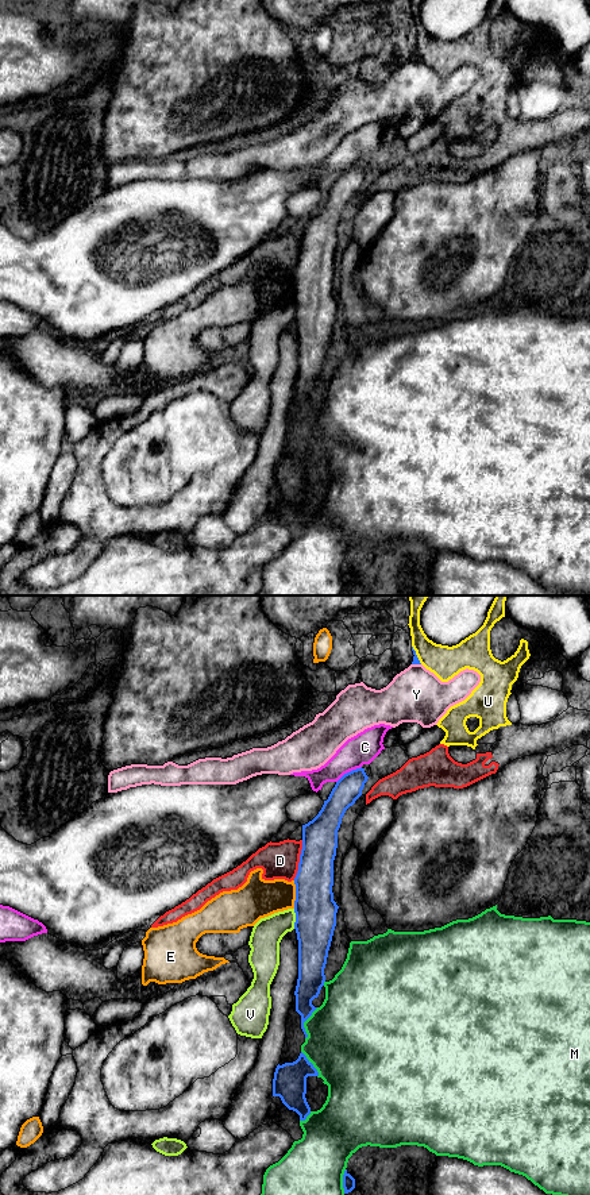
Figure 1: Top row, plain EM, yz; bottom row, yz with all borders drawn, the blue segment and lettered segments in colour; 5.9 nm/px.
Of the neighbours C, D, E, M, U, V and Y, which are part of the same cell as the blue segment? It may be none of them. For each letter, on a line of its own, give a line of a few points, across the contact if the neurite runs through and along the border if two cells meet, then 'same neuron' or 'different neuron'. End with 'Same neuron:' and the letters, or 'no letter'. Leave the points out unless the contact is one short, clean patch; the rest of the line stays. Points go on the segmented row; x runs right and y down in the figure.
C: different neuron
D: different neuron
E: different neuron
M: different neuron
U: different neuron
V: line yz (293, 909), (294, 928); different neuron
Y: different neuron
Same neuron: no letter

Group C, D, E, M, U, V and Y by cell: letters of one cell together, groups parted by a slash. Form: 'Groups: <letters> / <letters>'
Groups: C / D U / E / M / V / Y

